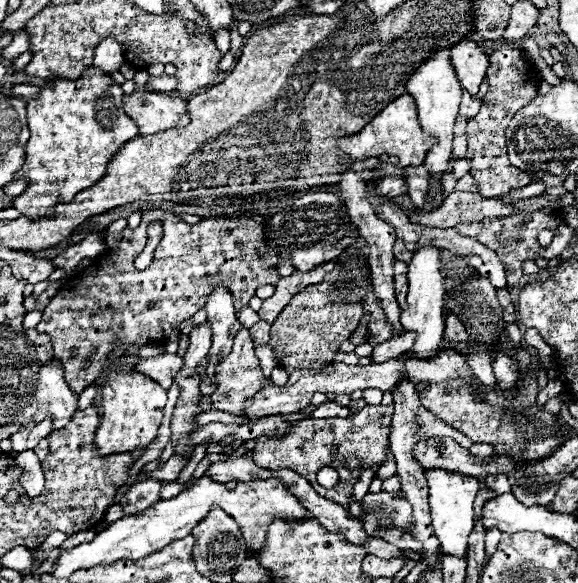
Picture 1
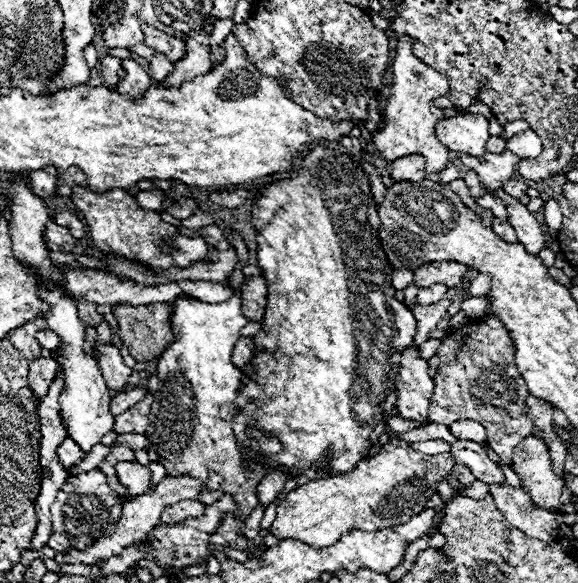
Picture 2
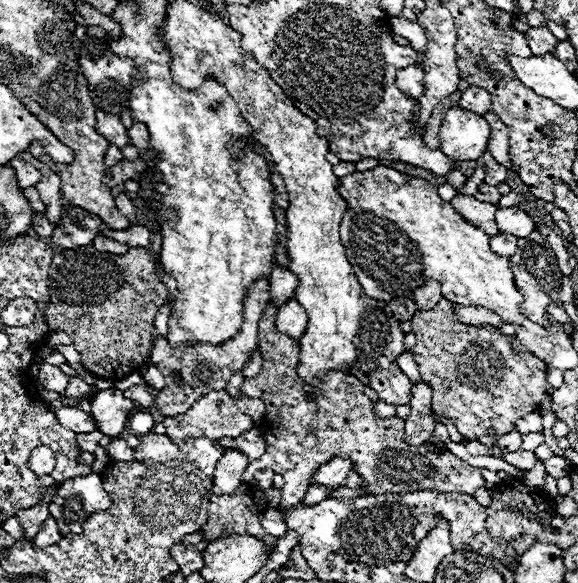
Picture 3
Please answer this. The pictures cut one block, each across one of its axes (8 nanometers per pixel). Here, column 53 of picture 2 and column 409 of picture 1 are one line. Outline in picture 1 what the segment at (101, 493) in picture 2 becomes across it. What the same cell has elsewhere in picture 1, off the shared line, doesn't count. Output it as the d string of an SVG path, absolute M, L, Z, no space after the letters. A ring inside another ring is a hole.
M378 492L378 494L366 494L362 502L356 502L354 498L350 498L348 514L364 522L364 528L368 530L368 534L374 536L376 528L380 526L398 528L404 532L410 526L412 506L404 500L404 494L398 494L396 498L392 498L386 492Z

